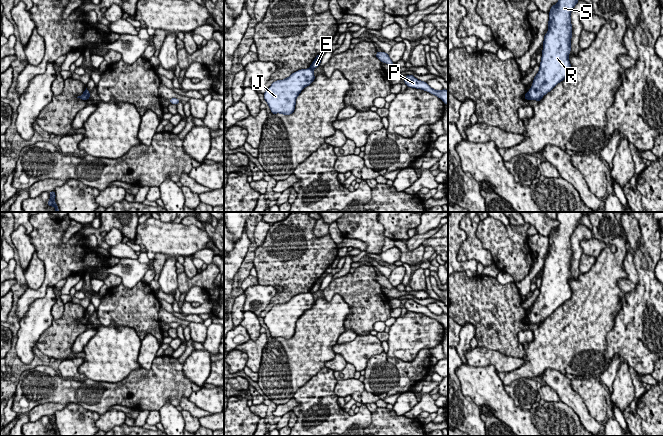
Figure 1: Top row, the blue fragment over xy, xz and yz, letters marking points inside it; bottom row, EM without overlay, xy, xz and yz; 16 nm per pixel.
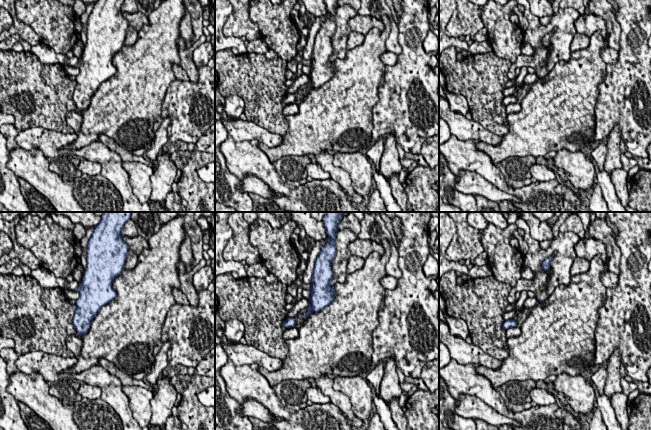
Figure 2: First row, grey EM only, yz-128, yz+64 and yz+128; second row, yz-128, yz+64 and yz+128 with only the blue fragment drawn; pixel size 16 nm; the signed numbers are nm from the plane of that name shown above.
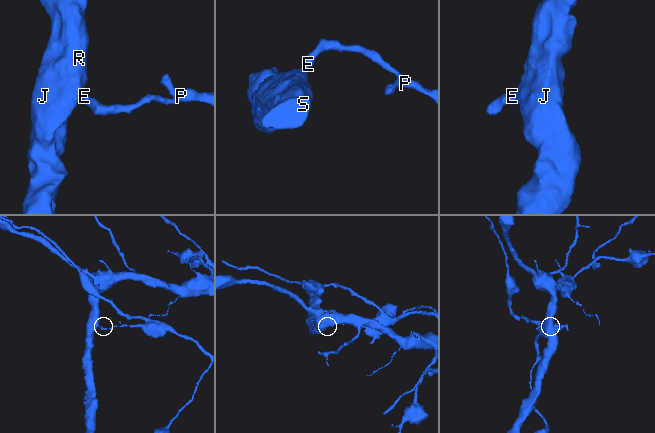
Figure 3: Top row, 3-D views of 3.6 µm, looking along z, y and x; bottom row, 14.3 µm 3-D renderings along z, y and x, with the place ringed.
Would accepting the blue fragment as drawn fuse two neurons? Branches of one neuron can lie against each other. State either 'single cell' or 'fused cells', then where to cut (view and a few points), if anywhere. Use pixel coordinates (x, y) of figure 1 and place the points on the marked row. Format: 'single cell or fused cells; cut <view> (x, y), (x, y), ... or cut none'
fused cells; cut xz (310, 67), (313, 69)

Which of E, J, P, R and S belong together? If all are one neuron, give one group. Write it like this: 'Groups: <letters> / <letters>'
Groups: E P / J R S

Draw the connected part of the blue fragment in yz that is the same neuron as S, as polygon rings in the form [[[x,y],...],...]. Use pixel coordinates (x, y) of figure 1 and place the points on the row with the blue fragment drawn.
[[[559,0],[551,7],[540,69],[527,92],[530,100],[539,102],[545,94],[572,72],[568,59],[572,37],[570,14],[577,3],[578,0]]]

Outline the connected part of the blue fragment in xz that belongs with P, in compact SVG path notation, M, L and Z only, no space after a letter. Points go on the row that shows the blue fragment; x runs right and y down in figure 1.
M406 75L404 83L407 85L407 87L425 90L439 97L444 102L444 104L448 104L448 90L434 90L427 84L427 82L420 81L413 75Z

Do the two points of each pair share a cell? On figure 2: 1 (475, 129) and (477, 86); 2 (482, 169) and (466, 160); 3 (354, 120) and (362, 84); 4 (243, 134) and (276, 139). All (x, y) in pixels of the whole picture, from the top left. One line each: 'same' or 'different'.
1: different
2: same
3: same
4: same

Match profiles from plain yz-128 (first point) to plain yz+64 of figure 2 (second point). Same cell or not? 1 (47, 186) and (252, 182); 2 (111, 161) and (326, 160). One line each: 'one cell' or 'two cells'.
1: two cells
2: one cell

